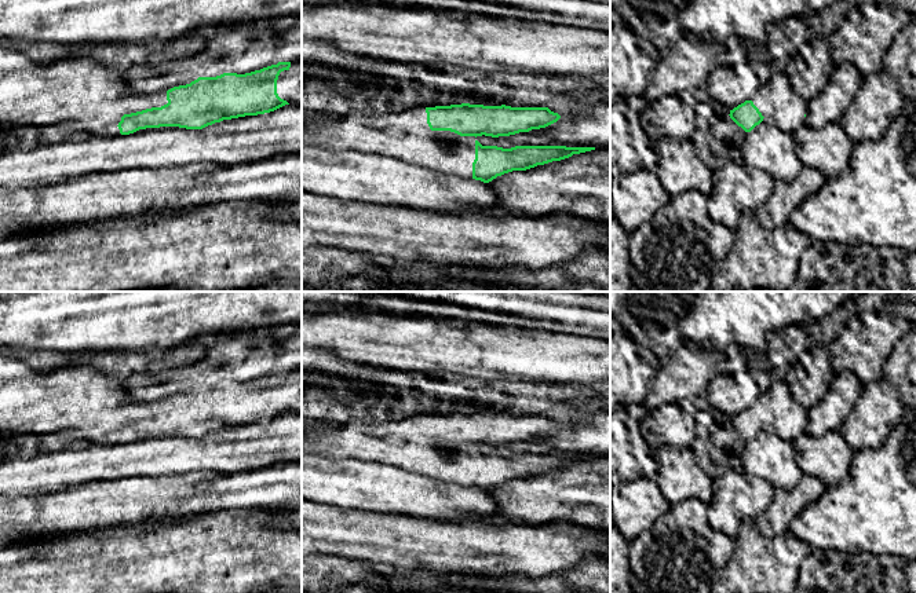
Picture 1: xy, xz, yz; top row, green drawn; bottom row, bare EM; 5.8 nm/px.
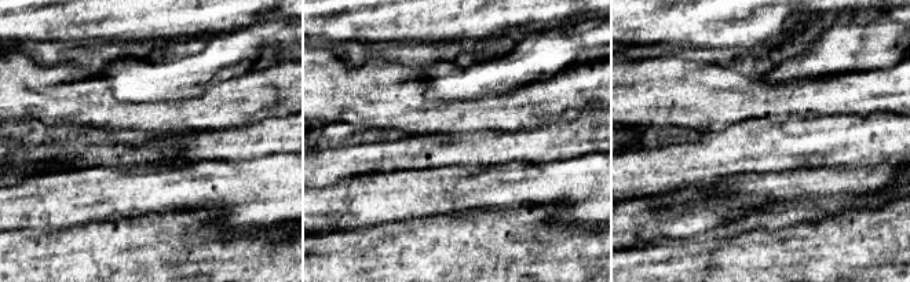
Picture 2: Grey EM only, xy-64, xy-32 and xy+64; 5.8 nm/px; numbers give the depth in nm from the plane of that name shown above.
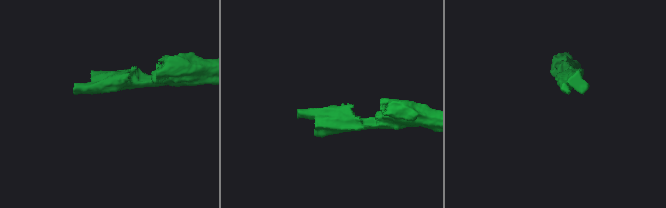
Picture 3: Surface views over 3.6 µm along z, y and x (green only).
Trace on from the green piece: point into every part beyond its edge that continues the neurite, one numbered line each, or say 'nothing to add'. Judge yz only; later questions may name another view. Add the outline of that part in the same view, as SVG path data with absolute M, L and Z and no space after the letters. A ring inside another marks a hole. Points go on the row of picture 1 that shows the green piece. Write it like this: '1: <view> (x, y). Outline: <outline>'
1: yz (778, 103). Outline: M781 67L776 69L751 100L767 121L792 135L806 124L807 102L792 89Z

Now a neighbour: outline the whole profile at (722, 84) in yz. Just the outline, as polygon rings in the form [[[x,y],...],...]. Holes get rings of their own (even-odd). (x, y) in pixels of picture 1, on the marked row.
[[[727,62],[714,69],[705,80],[711,100],[725,105],[733,110],[745,100],[751,100],[755,92],[766,84],[776,69],[771,62]]]

